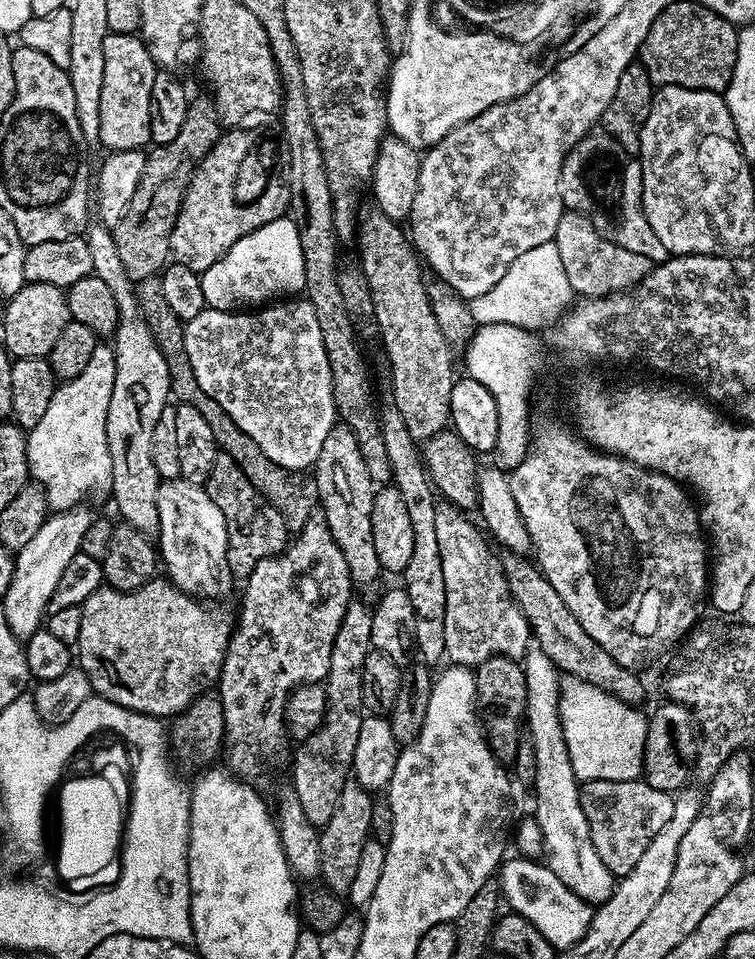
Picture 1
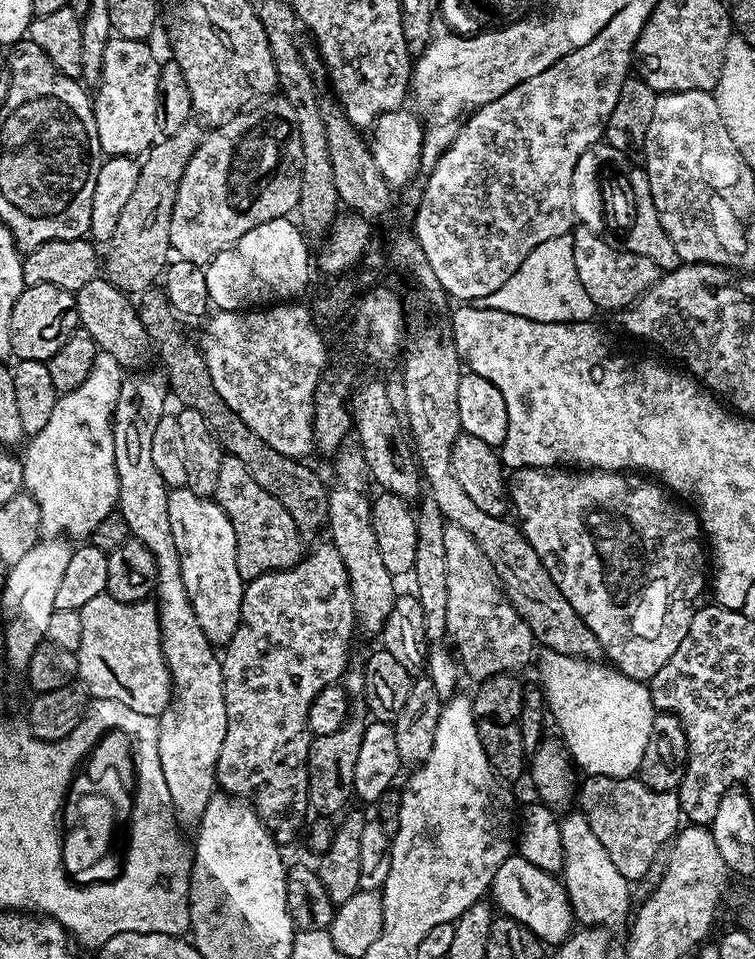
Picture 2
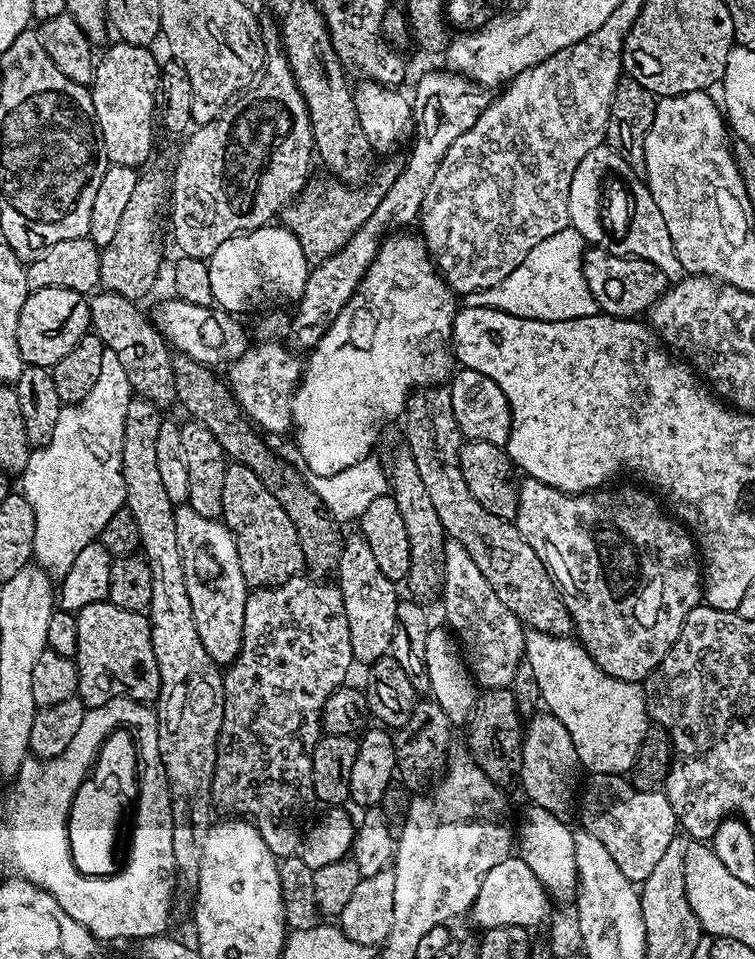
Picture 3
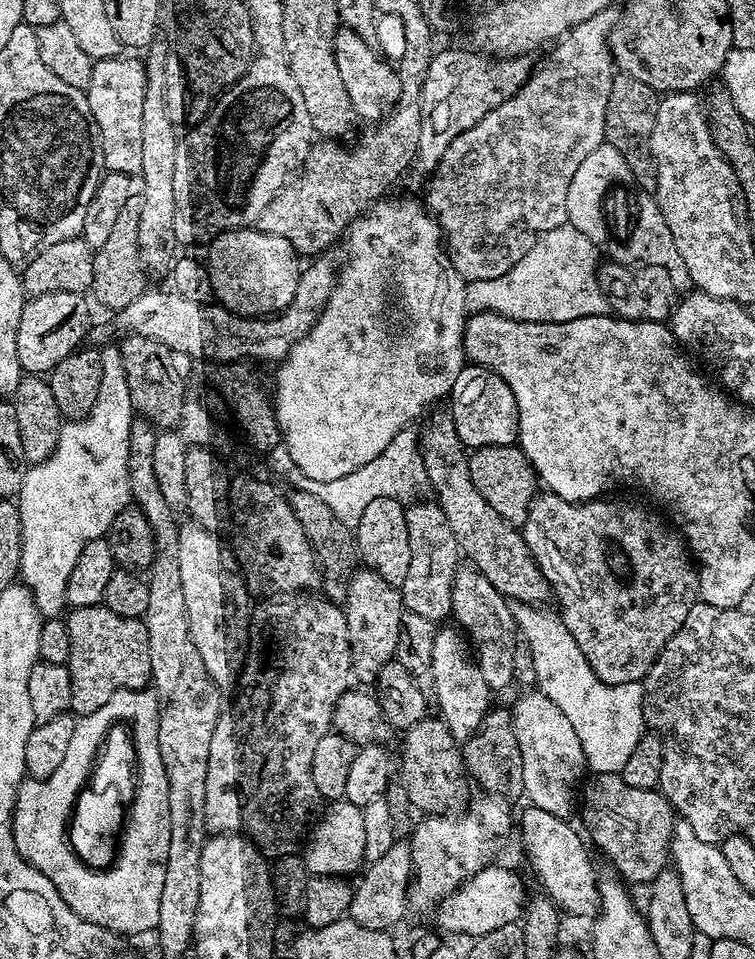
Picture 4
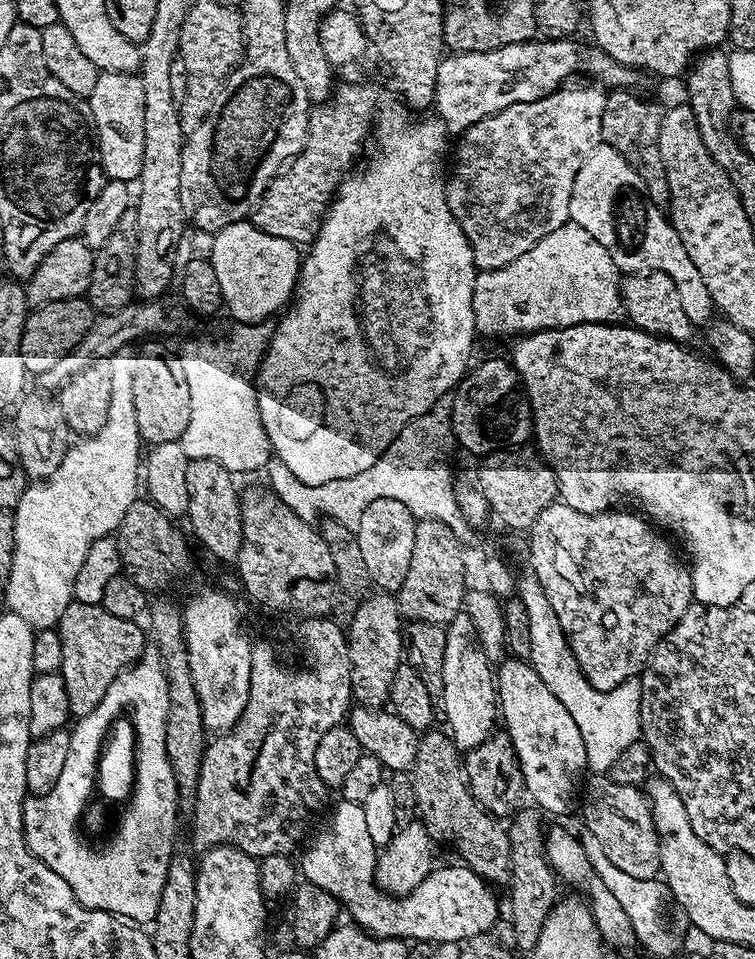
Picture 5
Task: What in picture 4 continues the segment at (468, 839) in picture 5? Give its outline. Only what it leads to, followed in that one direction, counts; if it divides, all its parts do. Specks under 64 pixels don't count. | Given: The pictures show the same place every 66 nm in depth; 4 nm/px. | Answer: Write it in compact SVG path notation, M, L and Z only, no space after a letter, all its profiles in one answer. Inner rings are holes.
M427 716L407 729L403 736L398 768L413 809L425 815L461 813L467 807L472 792L468 790L470 782L460 742L450 733L444 720L438 716Z

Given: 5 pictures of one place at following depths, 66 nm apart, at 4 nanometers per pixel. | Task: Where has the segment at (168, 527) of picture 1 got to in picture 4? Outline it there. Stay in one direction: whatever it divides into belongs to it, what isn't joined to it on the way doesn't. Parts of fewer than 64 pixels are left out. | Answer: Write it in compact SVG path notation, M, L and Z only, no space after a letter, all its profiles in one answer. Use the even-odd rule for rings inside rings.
M195 522L187 523L179 525L174 555L182 574L182 594L186 594L190 638L194 638L202 666L206 666L206 674L210 674L217 688L231 689L244 667L250 623L250 593L233 549L224 548L219 540L221 537L209 528Z

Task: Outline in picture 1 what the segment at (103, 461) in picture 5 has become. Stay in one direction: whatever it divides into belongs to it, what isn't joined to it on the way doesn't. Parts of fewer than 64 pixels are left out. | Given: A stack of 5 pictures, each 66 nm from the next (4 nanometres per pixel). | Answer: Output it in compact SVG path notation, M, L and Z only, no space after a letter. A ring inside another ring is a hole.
M97 346L94 354L90 354L90 362L86 362L86 370L82 370L78 378L61 383L50 398L50 406L46 406L46 414L42 414L38 426L27 429L28 471L31 479L47 494L49 509L63 510L83 505L87 501L84 499L95 488L109 487L112 467L106 442L106 410L110 406L110 394L114 390L115 369L115 351L111 347Z

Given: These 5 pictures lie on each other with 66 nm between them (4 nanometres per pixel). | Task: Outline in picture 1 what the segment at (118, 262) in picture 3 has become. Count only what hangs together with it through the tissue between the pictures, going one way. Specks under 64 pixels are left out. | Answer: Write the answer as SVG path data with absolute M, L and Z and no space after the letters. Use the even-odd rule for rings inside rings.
M193 99L186 122L182 122L182 130L178 130L174 142L153 147L153 152L145 155L138 190L134 190L134 198L130 198L126 214L122 214L122 222L112 229L114 246L118 246L118 258L122 258L122 266L134 282L157 275L169 263L172 250L170 234L174 230L188 184L192 181L194 165L206 158L222 135L222 125L214 115L213 108L211 99Z

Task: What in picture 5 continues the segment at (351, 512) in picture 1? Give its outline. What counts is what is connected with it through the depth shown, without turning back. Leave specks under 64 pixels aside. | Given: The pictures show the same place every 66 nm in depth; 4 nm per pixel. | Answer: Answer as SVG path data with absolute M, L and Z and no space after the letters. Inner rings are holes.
M383 590L375 594L364 597L346 628L348 657L352 663L352 699L365 708L384 708L388 704L394 674L404 660L404 634L397 597Z

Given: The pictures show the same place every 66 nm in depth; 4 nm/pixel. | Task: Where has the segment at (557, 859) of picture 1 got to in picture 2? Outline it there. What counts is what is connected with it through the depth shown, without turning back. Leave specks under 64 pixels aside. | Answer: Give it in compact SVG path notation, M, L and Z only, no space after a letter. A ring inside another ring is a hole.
M572 810L572 813L570 813L568 817L566 818L563 817L563 819L560 820L560 837L562 838L562 850L564 851L564 866L562 869L562 883L564 885L564 889L568 891L568 901L572 903L572 910L573 910L575 919L579 921L579 923L581 920L582 922L581 925L584 925L584 926L605 926L604 924L620 924L623 922L624 919L626 919L625 921L627 921L630 916L630 910L628 914L628 888L630 888L630 881L628 881L628 879L624 877L622 874L618 874L618 866L614 866L614 862L610 862L610 854L606 854L606 849L602 847L602 842L598 842L598 838L594 838L594 830L590 830L590 822L586 822L586 818L580 811Z

